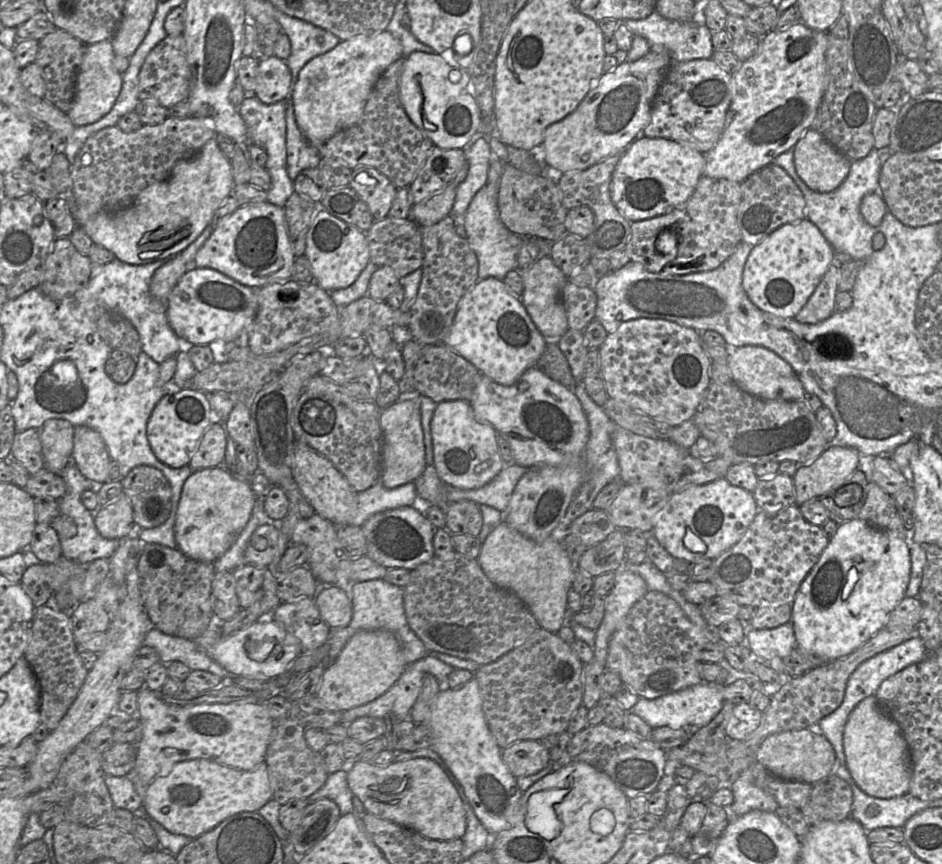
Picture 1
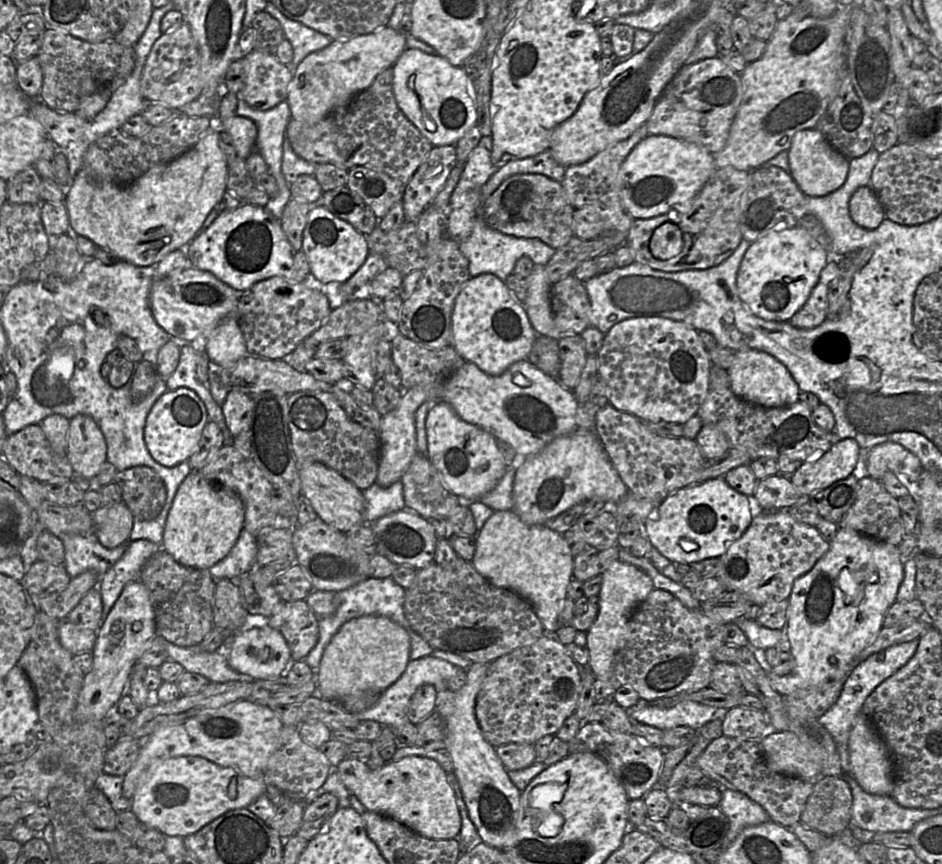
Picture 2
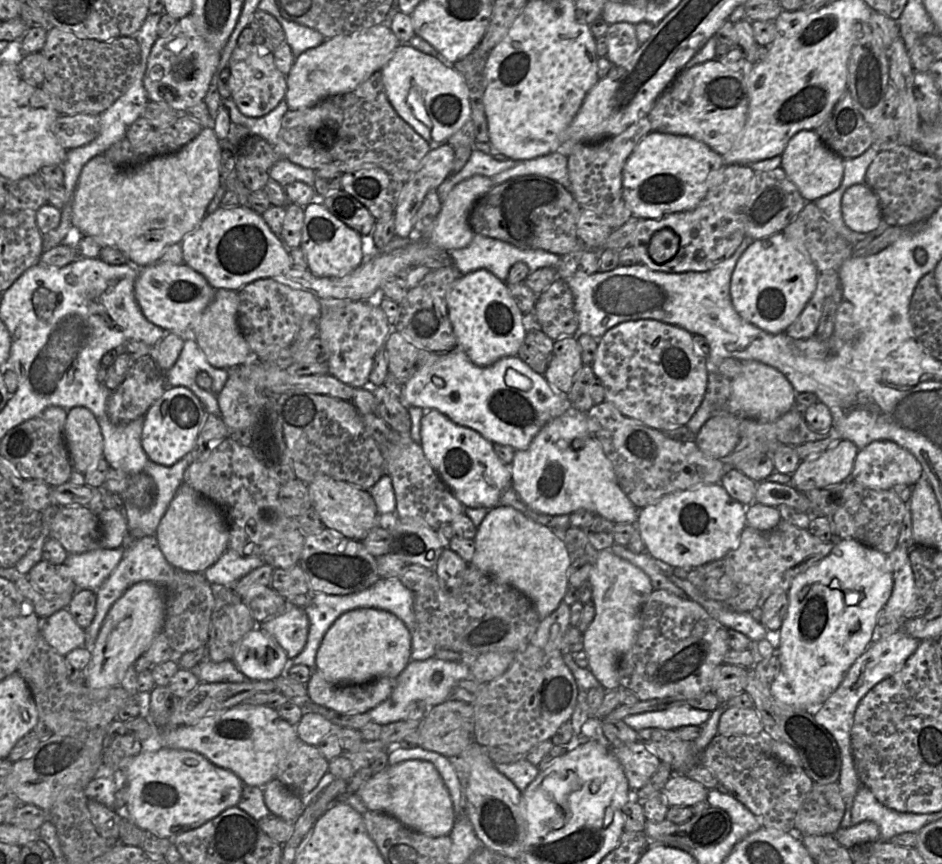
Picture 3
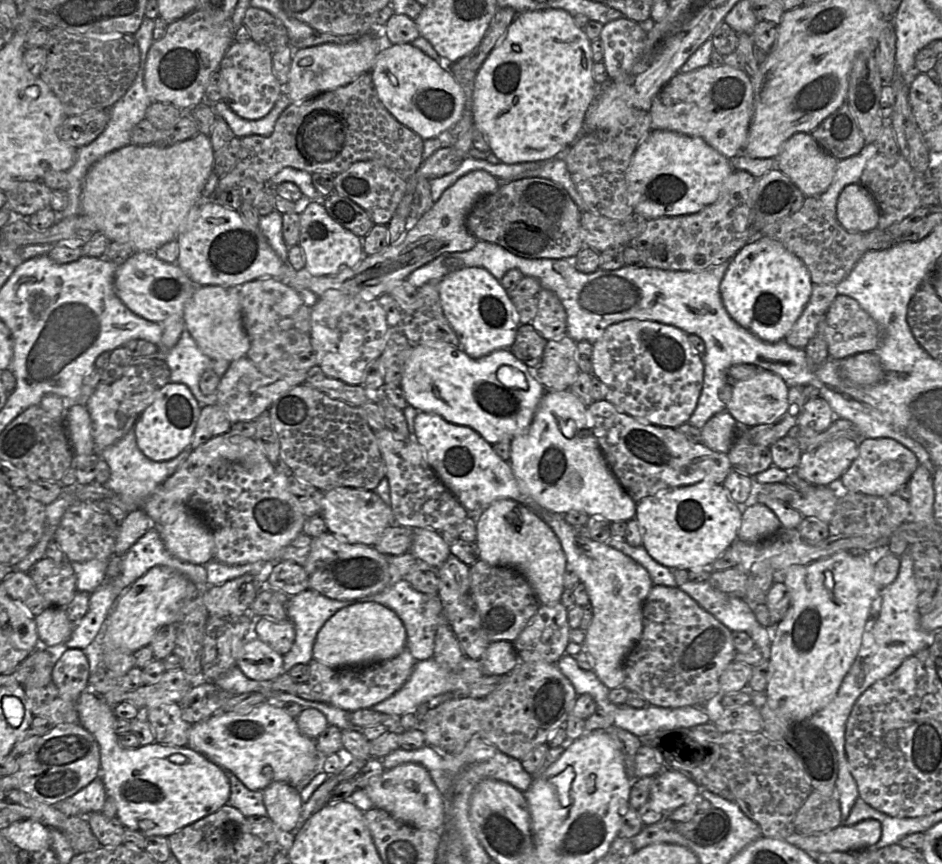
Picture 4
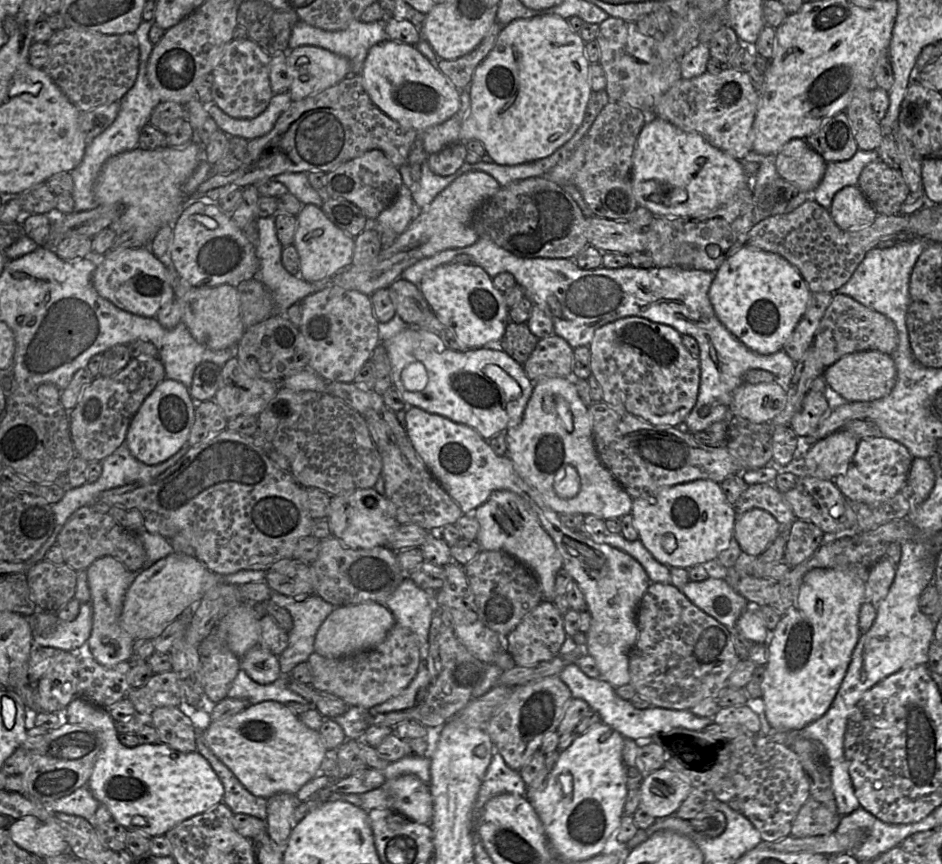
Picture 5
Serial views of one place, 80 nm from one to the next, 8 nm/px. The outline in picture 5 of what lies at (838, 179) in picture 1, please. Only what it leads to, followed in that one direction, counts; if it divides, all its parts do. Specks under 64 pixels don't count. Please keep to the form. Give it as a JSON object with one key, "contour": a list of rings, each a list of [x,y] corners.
{"contour":[[[793,138],[774,156],[778,175],[811,193],[822,180],[827,162],[805,139]]]}

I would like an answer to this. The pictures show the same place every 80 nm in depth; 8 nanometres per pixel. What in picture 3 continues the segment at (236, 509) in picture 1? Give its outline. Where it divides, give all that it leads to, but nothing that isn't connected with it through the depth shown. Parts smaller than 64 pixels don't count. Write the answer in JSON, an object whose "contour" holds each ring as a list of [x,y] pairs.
{"contour":[[[182,483],[161,519],[156,538],[167,561],[176,569],[203,573],[228,549],[229,526],[217,505],[202,498],[190,485]]]}

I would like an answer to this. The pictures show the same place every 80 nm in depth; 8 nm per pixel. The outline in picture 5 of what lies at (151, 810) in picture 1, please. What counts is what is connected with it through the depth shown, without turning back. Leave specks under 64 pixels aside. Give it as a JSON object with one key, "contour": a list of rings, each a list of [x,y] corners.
{"contour":[[[74,698],[63,712],[63,720],[71,724],[89,724],[102,733],[102,749],[87,782],[94,797],[110,811],[113,820],[128,831],[136,831],[149,838],[165,835],[181,822],[205,813],[223,802],[224,787],[209,762],[197,751],[183,753],[166,744],[139,744],[129,748],[118,740],[115,720],[107,708],[98,707],[82,698]]]}

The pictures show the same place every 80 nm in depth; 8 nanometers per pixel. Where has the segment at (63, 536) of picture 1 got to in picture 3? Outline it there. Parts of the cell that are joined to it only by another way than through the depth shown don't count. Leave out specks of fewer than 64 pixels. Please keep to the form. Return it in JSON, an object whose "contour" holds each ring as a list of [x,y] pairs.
{"contour":[[[100,546],[85,553],[70,553],[64,564],[70,569],[78,589],[96,592],[120,563],[127,549],[122,546],[115,549]]]}

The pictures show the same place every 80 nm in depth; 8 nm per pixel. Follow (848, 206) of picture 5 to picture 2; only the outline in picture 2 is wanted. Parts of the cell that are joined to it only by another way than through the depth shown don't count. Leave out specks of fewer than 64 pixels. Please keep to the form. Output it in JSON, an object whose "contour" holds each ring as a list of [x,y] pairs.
{"contour":[[[870,186],[858,188],[849,200],[849,214],[855,224],[874,230],[885,219],[884,208]]]}

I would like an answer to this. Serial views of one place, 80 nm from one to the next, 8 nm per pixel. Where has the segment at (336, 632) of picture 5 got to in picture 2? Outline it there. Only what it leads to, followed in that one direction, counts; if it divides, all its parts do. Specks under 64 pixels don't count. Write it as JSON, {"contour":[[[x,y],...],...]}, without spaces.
{"contour":[[[366,615],[344,623],[326,646],[316,671],[316,693],[323,699],[341,701],[364,694],[382,694],[405,671],[410,661],[410,636],[406,629],[383,615]]]}

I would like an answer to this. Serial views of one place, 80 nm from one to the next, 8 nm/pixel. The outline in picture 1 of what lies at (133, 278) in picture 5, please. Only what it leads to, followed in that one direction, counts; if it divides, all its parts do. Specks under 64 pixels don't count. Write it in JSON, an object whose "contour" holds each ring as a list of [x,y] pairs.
{"contour":[[[210,268],[185,272],[167,299],[167,319],[175,334],[192,345],[236,341],[253,322],[258,309],[256,291]]]}

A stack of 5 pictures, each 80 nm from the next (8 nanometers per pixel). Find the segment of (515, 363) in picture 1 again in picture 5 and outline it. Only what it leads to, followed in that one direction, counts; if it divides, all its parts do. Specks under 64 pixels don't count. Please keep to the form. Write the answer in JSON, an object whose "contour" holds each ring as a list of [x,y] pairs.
{"contour":[[[448,263],[427,272],[418,285],[431,310],[438,319],[451,328],[468,349],[496,345],[502,339],[509,321],[503,292],[499,291],[488,273],[478,265]]]}

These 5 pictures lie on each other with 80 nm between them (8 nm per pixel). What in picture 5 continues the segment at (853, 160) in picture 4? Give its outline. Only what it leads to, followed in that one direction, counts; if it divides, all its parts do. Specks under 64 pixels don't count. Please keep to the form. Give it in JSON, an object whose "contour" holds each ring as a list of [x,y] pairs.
{"contour":[[[858,149],[849,160],[827,162],[822,180],[809,194],[808,199],[815,200],[829,211],[835,194],[844,187],[857,186],[863,169],[877,160],[879,160],[877,150],[862,151]]]}

